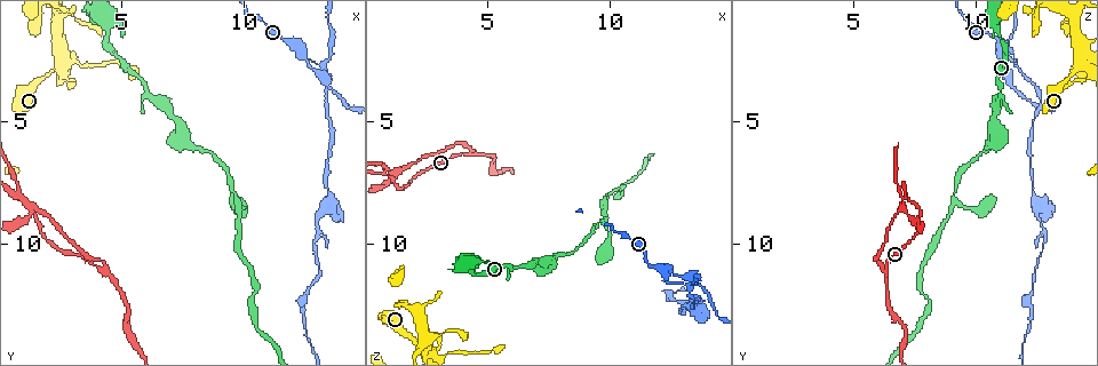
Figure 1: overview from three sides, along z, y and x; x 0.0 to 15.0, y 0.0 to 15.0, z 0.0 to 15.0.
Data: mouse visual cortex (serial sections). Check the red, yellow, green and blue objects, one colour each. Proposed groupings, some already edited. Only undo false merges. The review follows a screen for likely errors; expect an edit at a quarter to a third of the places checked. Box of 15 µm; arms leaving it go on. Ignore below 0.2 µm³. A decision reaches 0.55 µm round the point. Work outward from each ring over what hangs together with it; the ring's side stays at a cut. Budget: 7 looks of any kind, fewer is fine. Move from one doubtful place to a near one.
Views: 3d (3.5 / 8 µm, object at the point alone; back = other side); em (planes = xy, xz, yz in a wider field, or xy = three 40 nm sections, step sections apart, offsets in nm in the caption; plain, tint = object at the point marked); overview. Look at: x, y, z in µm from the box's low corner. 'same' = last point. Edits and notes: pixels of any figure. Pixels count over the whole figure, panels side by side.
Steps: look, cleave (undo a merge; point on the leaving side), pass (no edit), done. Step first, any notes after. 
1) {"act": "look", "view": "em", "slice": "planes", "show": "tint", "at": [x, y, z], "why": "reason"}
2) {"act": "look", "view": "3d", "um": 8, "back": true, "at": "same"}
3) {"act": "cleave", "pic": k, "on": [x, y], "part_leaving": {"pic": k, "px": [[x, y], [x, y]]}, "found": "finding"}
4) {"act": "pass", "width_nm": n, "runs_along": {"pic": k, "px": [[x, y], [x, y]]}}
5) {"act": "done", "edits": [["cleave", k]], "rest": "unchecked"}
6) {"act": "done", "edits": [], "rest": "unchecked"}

{"act": "look", "view": "3d", "um": 8, "at": [4.3, 2.0, 11.1], "why": "abrupt turn"}

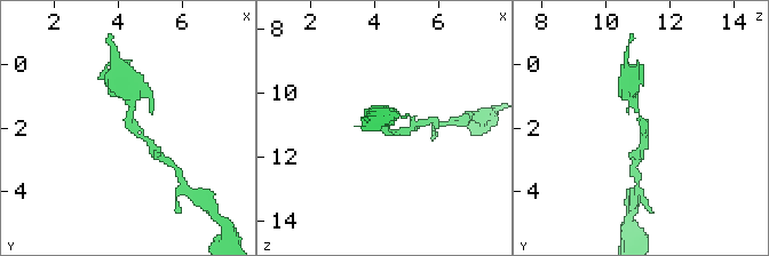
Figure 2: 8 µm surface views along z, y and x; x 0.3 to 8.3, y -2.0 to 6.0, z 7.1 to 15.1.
{"act": "look", "view": "3d", "um": 3.5, "at": [4.3, 2.0, 11.2]}

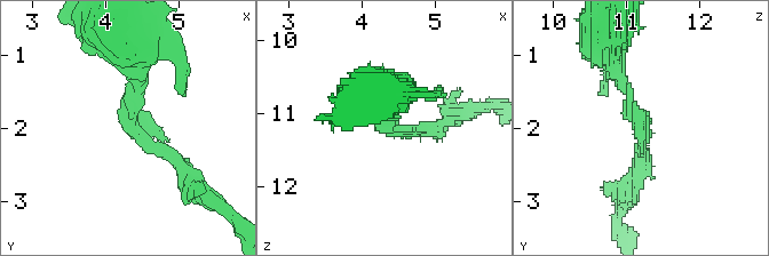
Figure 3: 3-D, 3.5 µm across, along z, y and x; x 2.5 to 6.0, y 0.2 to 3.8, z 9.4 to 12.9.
{"act": "look", "view": "em", "slice": "xy", "step": 2, "show": "tint", "at": [4.35, 2.00, 11.20], "why": "shape alone is not enough"}

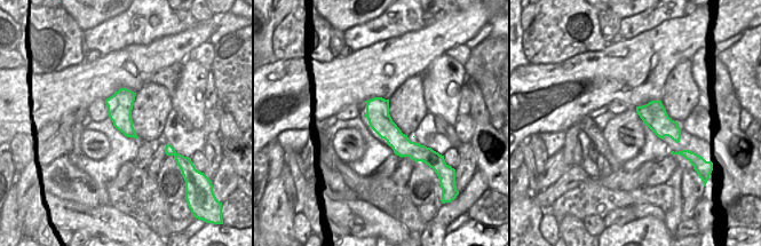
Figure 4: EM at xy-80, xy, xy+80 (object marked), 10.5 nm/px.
{"act": "pass", "runs_along": {"pic": 4, "px": [[369, 103], [407, 149], [423, 149]]}, "found": "one cell here"}

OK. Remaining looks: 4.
{"act": "look", "view": "3d", "um": 8, "at": [2.5, 2.5, 14.4], "why": "abrupt turn"}

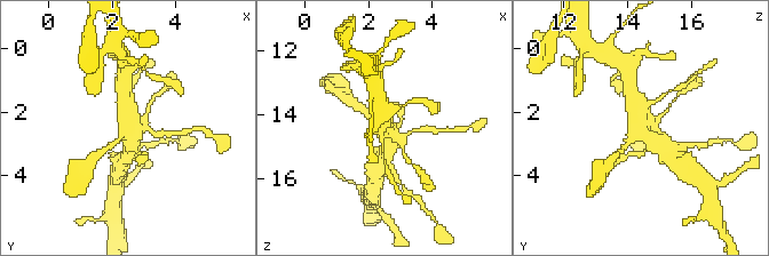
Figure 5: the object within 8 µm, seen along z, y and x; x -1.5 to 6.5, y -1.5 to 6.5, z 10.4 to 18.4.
{"act": "look", "view": "em", "slice": "xy", "step": 5, "show": "tint", "at": [2.5, 2.5, 14.3]}

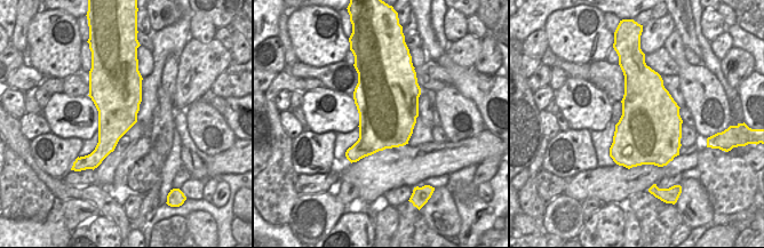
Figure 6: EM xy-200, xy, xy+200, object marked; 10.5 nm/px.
{"act": "pass", "runs_along": {"pic": 5, "px": [[106, 149], [128, 129], [124, 96]]}, "found": "continuous, no second cell"}

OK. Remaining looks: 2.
{"act": "look", "view": "3d", "um": 8, "at": [4.3, 11.0, 6.4], "why": "sharp bend"}

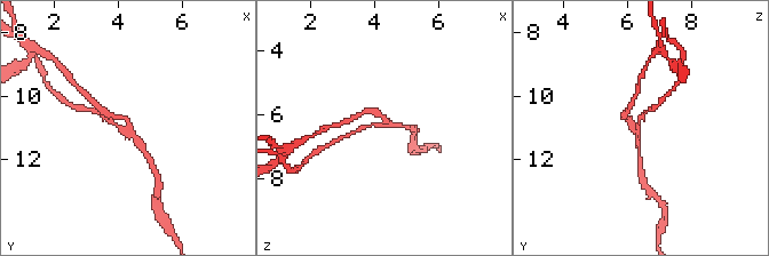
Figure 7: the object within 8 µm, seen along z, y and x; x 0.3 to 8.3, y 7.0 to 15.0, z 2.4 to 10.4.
{"act": "look", "view": "em", "slice": "xy", "step": 1, "show": "tint", "at": [4.2, 11.1, 6.4], "why": "shape alone is not enough"}

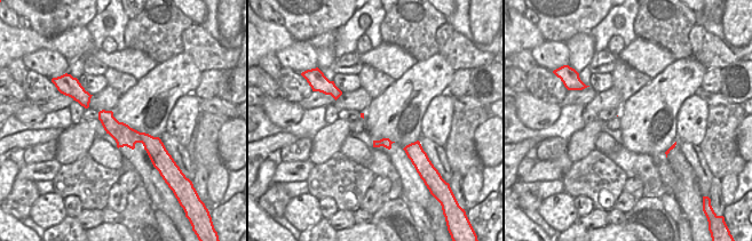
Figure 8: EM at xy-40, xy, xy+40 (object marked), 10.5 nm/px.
{"act": "cleave", "pic": 7, "on": [157, 191], "border": {"pic": 8, "px": [[135, 130], [142, 142]]}, "found": "two cells meet here"}

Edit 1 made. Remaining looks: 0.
{"act": "done", "edits": [["cleave", 7]], "rest": "unchecked"}

